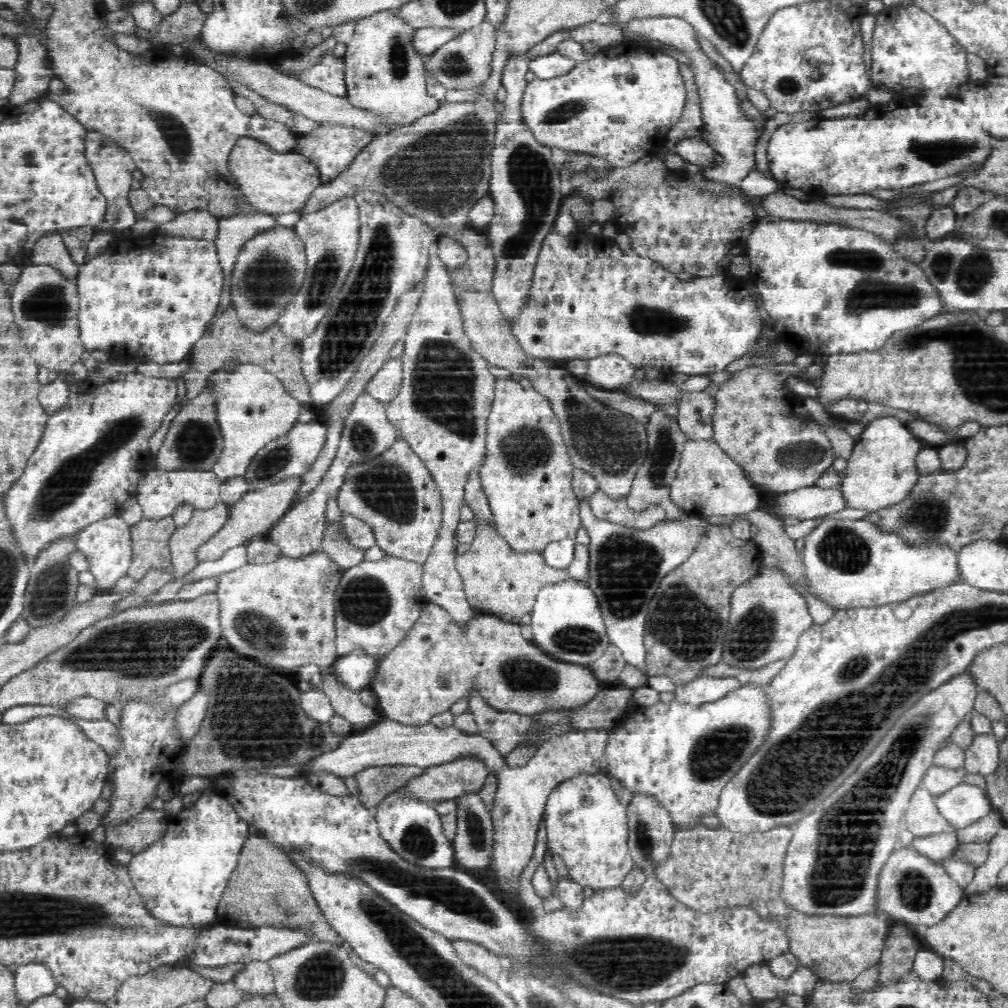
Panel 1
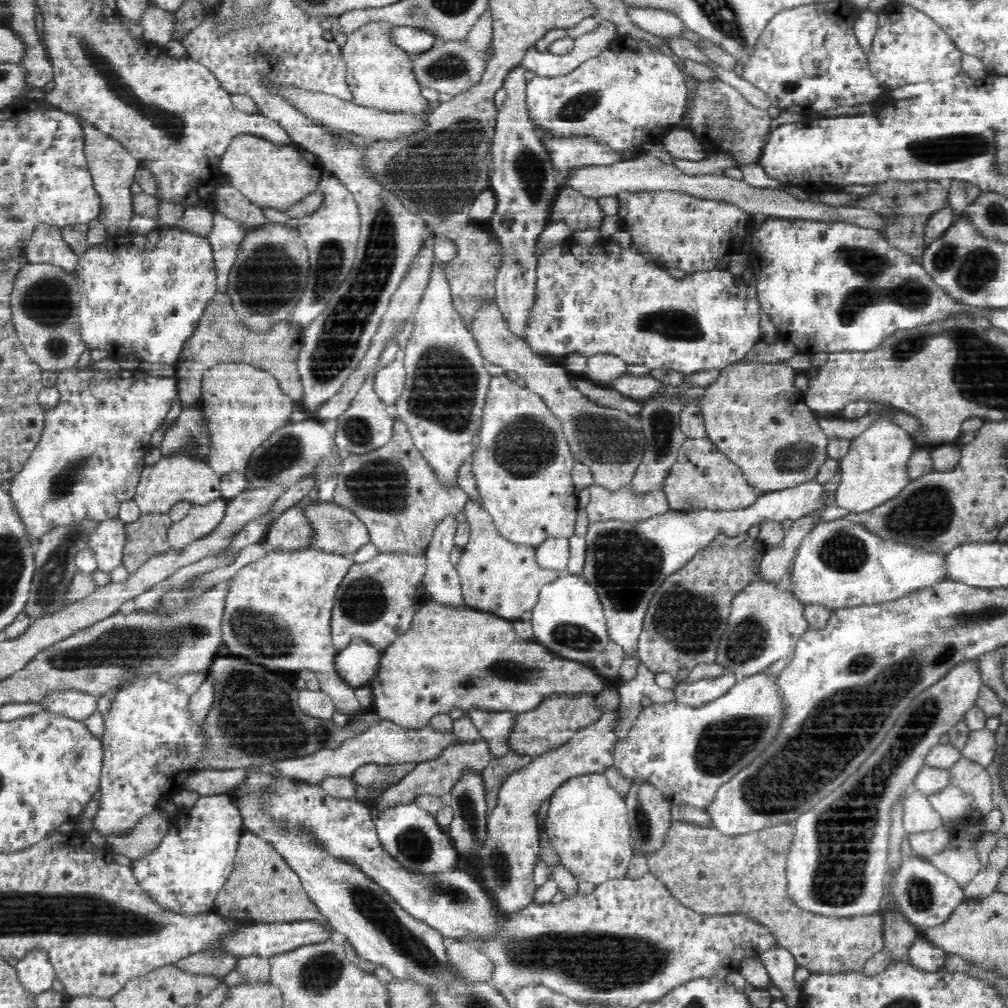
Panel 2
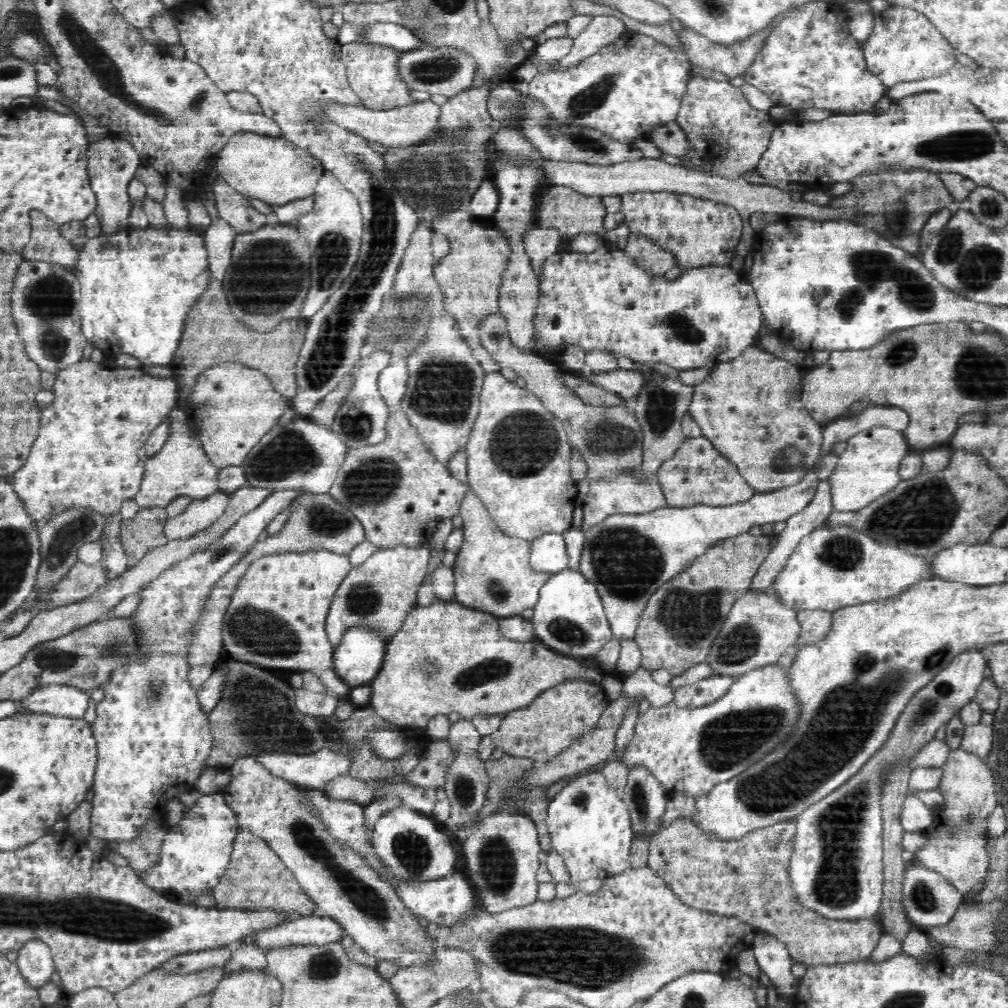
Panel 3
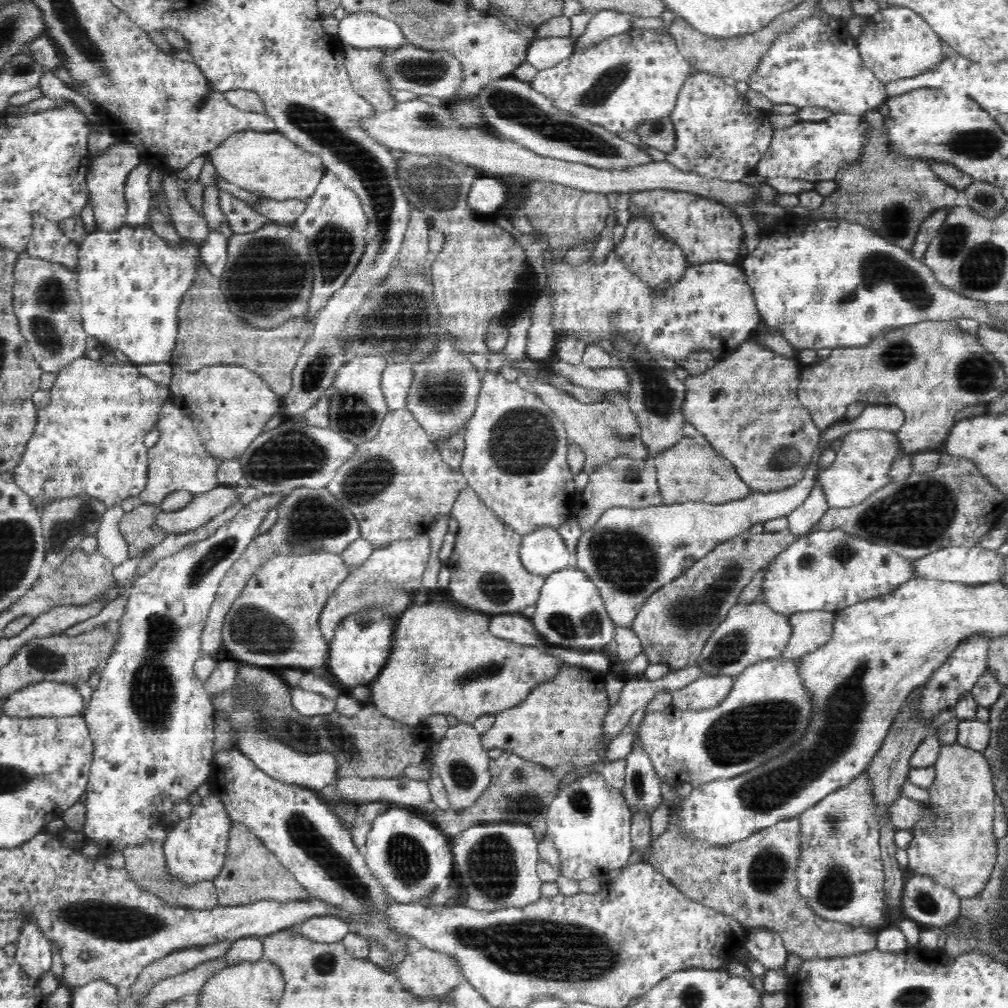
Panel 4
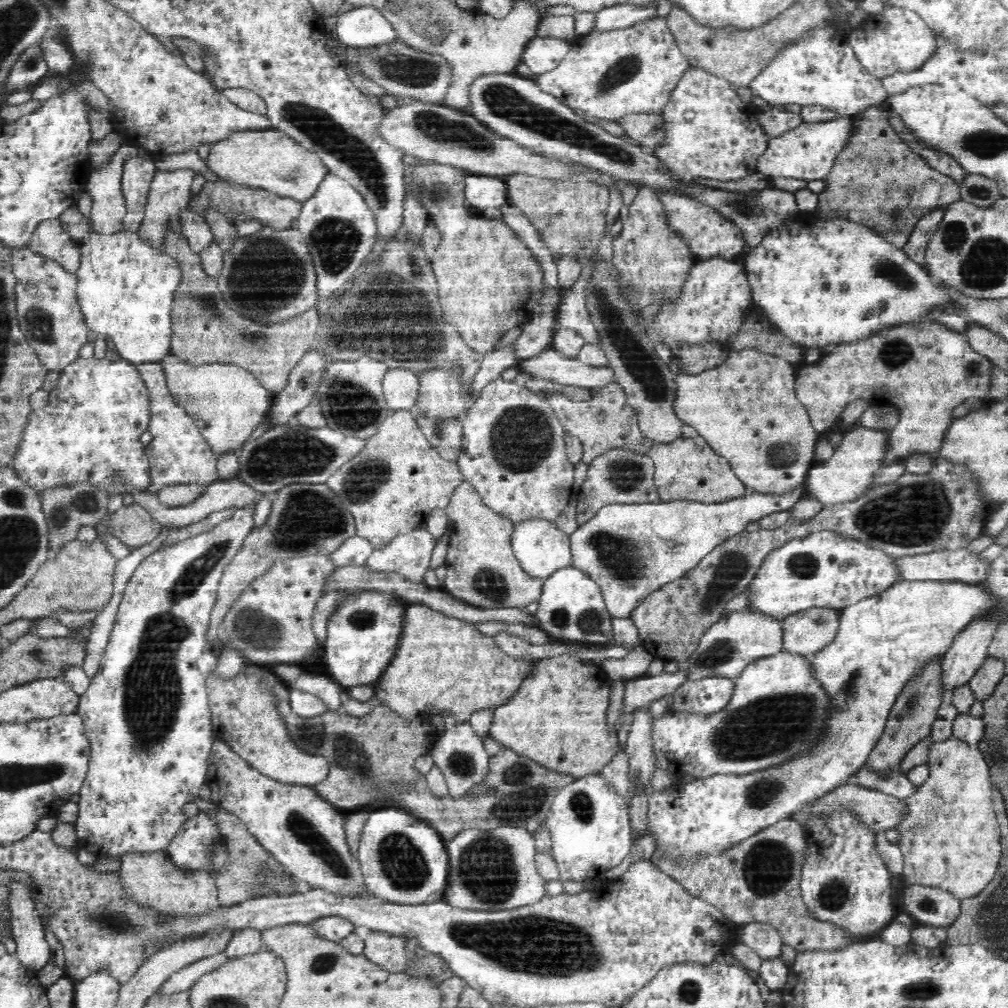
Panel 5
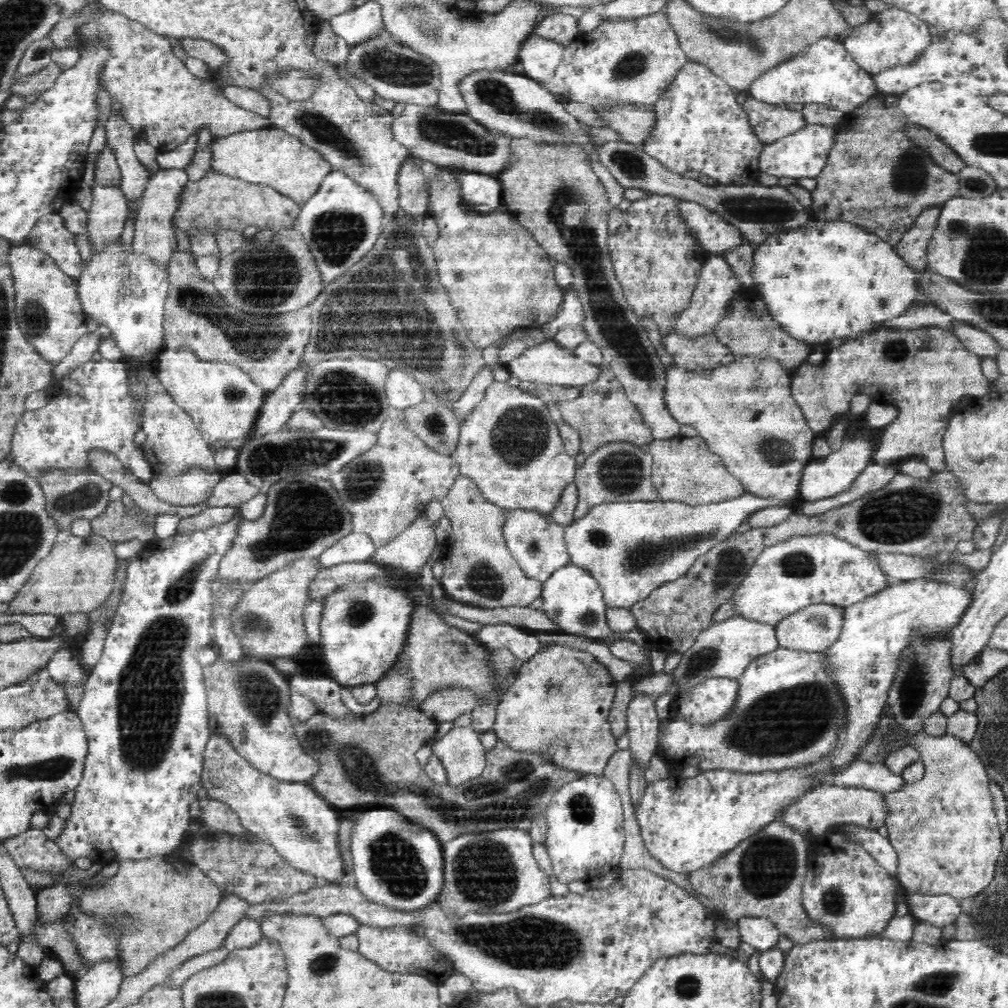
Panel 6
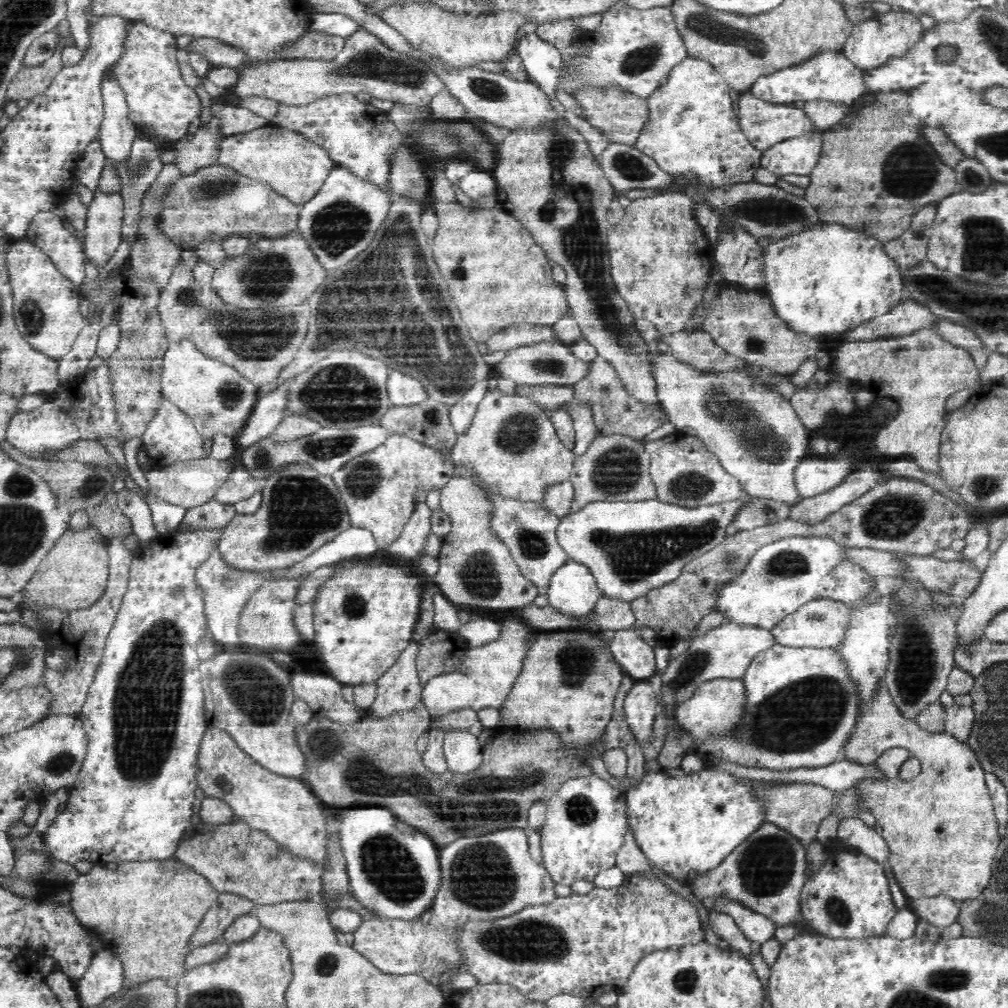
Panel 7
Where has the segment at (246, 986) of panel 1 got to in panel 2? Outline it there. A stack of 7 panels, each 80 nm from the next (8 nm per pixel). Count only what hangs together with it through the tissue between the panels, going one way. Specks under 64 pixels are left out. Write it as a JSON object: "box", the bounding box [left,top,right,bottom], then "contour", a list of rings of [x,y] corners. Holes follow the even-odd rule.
{"box":[222,956,272,986],"contour":[[[248,956],[238,962],[236,970],[226,976],[222,982],[228,986],[268,986],[272,984],[271,965],[268,959]]]}

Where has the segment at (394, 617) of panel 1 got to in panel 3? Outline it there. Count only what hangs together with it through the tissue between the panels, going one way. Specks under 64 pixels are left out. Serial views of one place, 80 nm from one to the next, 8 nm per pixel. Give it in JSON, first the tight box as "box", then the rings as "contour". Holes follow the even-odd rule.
{"box":[327,548,429,647],"contour":[[[429,548],[380,549],[370,559],[353,566],[337,588],[332,608],[328,614],[327,633],[331,643],[337,647],[346,632],[366,629],[378,635],[384,643],[404,626],[412,610],[419,607],[418,590],[428,574]]]}

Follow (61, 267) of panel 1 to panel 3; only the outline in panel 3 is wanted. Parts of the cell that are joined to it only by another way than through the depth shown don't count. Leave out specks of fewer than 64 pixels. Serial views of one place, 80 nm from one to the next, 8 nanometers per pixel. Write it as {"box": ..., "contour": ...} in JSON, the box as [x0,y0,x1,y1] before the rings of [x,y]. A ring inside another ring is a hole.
{"box":[21,214,79,269],"contour":[[[34,214],[31,219],[31,237],[21,255],[26,261],[54,263],[69,269],[78,262],[79,250],[62,236],[58,224]]]}

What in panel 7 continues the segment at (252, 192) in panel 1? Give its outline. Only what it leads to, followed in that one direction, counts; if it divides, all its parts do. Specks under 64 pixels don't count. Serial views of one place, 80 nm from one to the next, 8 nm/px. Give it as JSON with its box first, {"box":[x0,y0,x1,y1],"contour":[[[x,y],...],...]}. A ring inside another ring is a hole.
{"box":[216,124,335,205],"contour":[[[272,124],[221,138],[217,145],[216,164],[237,175],[268,183],[276,192],[297,205],[308,202],[335,167],[322,148],[309,143],[300,134]]]}

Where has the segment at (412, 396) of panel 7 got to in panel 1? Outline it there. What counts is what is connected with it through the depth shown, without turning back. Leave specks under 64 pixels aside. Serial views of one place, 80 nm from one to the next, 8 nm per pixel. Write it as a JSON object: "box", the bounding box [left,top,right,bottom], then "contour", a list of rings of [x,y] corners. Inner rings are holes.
{"box":[365,356,402,404],"contour":[[[400,356],[390,357],[382,365],[382,368],[366,383],[365,394],[386,404],[400,392],[402,376]]]}

